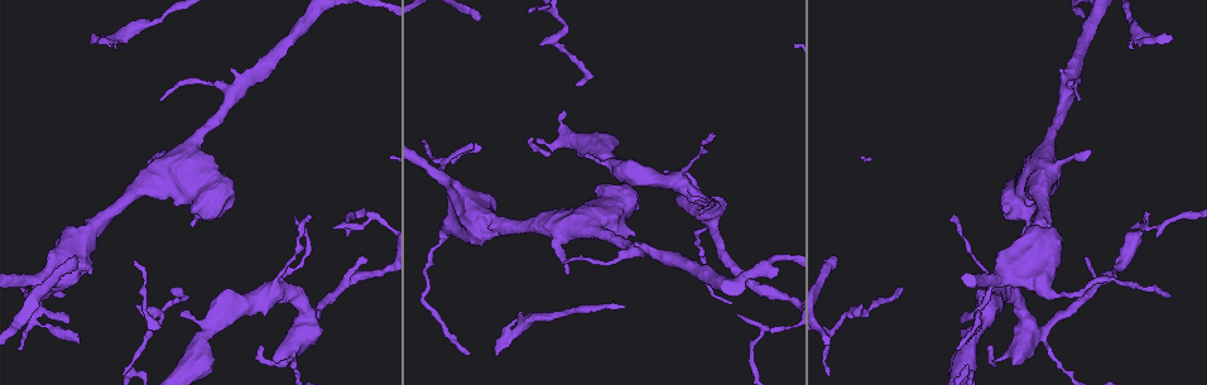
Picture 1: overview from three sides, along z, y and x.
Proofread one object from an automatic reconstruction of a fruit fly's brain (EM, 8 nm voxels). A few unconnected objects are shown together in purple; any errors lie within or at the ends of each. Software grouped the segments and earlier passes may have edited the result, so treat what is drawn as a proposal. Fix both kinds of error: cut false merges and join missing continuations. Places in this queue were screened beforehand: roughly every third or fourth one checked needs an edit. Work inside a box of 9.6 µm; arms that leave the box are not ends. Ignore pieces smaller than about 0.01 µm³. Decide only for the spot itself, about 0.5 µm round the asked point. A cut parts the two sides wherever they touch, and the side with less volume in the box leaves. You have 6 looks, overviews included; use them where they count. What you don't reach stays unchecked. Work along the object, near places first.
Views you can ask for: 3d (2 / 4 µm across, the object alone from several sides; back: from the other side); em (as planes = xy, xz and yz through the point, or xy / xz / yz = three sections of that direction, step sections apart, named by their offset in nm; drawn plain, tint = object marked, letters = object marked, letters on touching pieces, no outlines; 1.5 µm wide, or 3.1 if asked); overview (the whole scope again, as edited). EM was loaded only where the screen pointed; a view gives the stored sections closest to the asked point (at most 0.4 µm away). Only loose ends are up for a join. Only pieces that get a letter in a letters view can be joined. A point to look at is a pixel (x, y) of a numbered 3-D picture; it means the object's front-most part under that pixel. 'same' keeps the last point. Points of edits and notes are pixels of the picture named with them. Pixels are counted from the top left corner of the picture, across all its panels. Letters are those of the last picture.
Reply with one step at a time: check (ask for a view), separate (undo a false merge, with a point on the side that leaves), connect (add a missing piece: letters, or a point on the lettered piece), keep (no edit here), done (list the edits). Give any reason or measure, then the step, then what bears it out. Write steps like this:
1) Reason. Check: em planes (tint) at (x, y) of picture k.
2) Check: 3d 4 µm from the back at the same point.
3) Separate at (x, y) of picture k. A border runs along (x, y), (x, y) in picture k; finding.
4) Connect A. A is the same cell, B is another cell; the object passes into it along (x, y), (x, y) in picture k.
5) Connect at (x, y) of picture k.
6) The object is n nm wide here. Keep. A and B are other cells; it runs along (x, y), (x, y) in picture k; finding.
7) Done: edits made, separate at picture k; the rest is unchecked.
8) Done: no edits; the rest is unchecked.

Abrupt turn. Check: 3d 4 µm from the back at (857, 315) of picture 1.

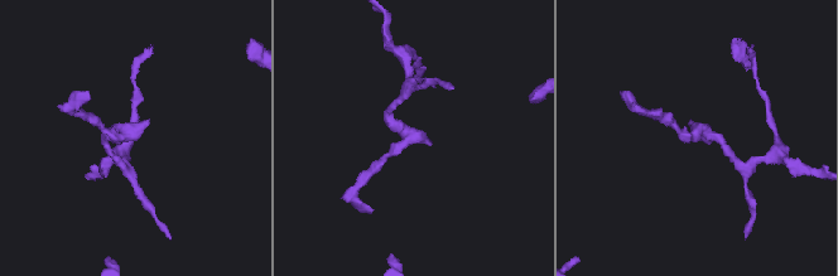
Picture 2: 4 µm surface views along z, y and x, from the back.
Need the tissue. Check: em planes (plain) at (405, 134) of picture 2.

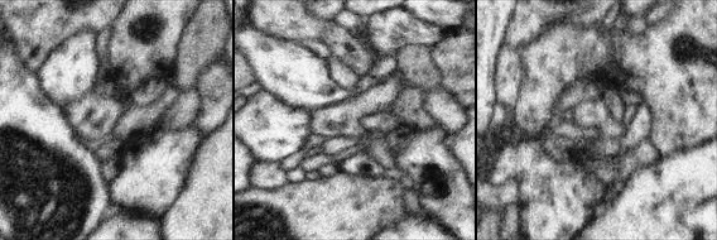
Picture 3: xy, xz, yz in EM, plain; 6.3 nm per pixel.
What lies round it. Check: em planes (letters) at the same point.

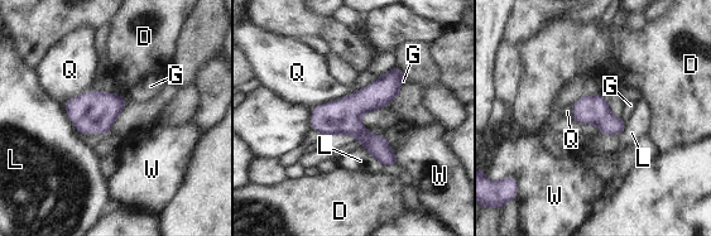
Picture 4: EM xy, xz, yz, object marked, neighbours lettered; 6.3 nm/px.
The longest contact is with Q, 600 nm. Keep. D, G, L, Q and W are other cells; one cell here.

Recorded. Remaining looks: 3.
Thick turns thin. Check: 3d 4 µm at (91, 229) of picture 1.

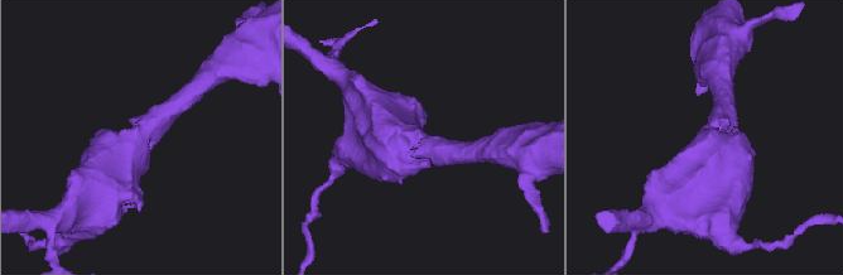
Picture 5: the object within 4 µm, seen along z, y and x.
The arms are 300, 750 nm wide. Check: em planes (letters) at (427, 144) of picture 5.

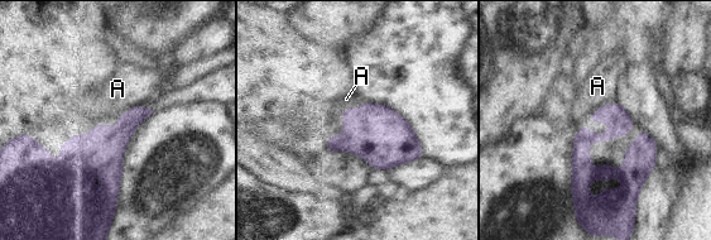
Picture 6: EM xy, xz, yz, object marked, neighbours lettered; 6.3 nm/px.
The object is 160 nm wide here. Keep. A is another cell; a border runs along (618, 101), (600, 106), (586, 118) in picture 6; continuous, no second cell.

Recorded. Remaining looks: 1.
Done: no edits; the rest is unchecked.

